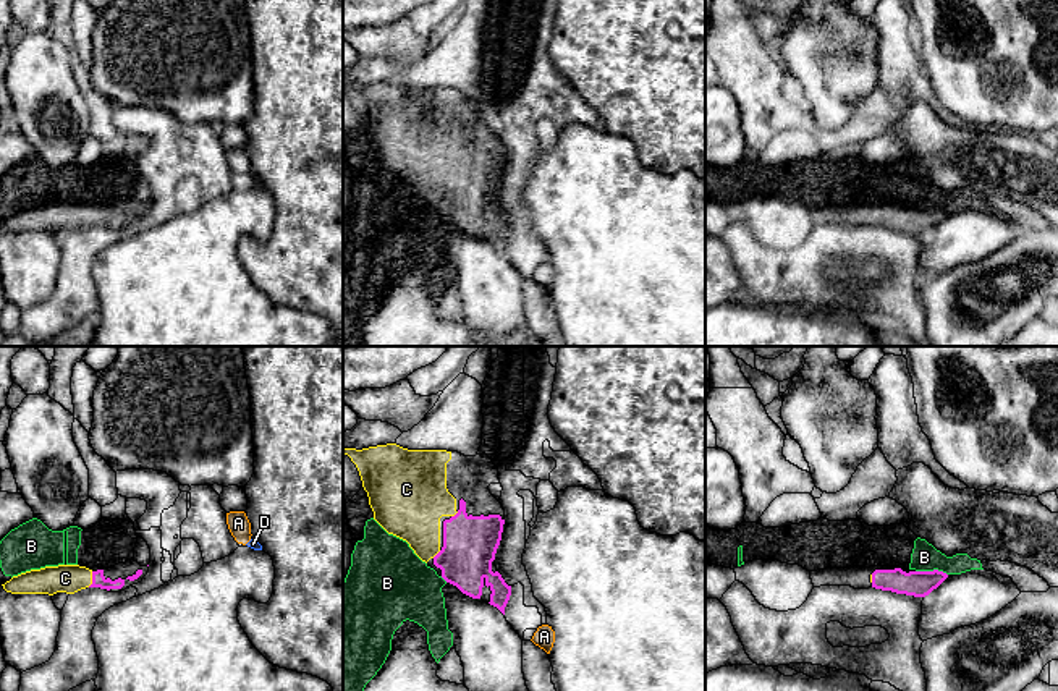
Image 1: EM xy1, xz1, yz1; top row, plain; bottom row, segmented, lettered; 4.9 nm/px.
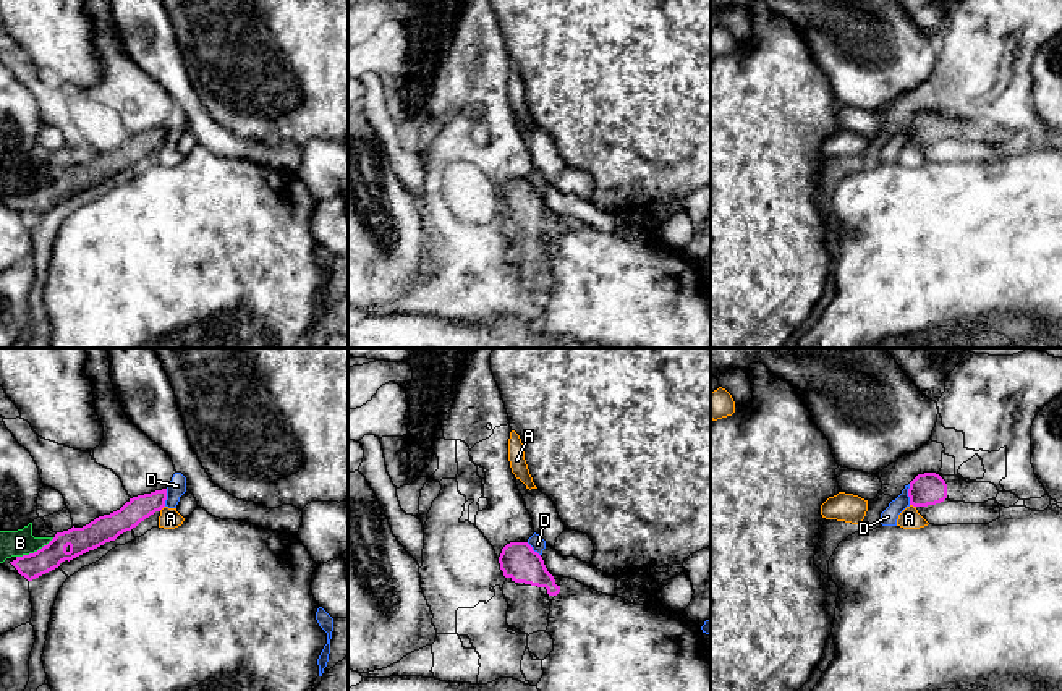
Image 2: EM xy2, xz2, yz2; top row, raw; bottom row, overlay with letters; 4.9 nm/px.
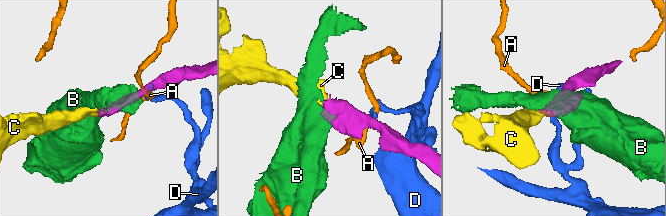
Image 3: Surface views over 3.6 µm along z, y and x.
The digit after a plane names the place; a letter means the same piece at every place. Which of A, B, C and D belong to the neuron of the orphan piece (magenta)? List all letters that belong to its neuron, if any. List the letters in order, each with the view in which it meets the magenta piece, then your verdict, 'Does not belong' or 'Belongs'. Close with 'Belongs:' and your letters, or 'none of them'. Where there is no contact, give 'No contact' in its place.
A: Touches magenta in yz2. Does not belong
B: Touches magenta in xy2. Does not belong
C: Touches magenta in xy1. Belongs
D: Touches magenta in yz2. Does not belong
Belongs: C

